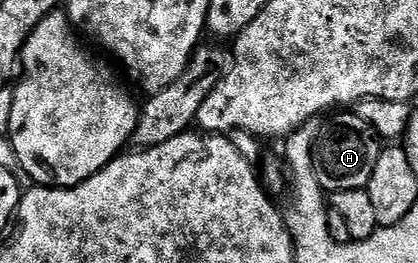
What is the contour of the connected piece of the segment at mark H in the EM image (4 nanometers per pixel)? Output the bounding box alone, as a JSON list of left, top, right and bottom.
[314,110,384,194]

